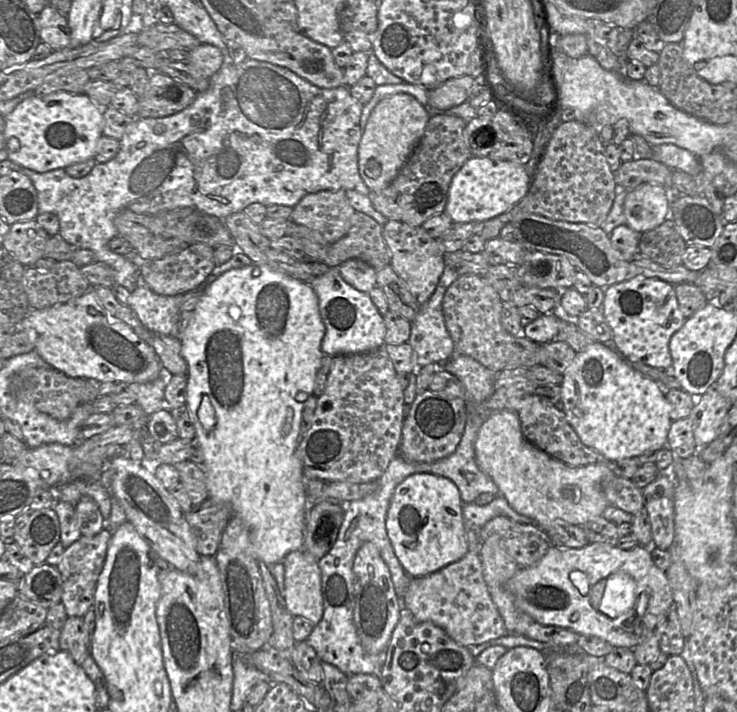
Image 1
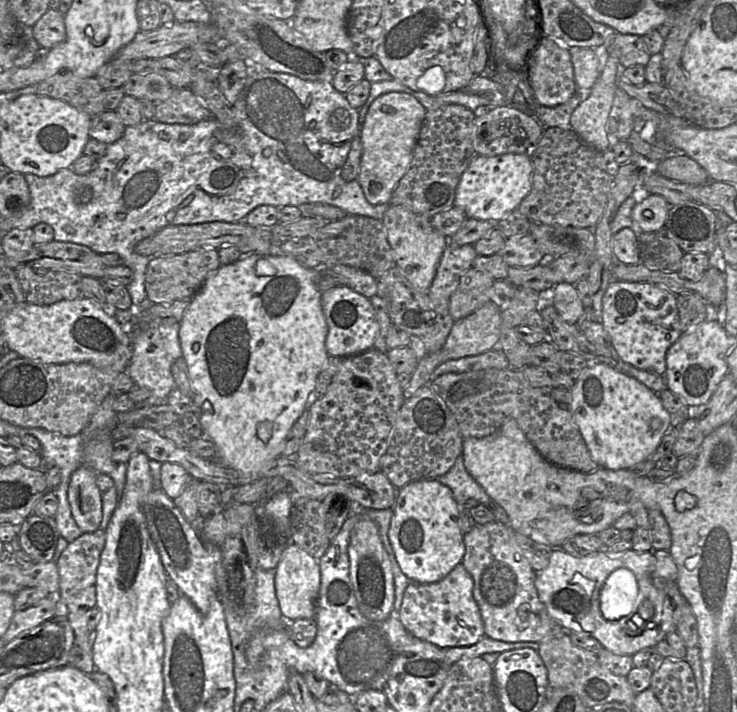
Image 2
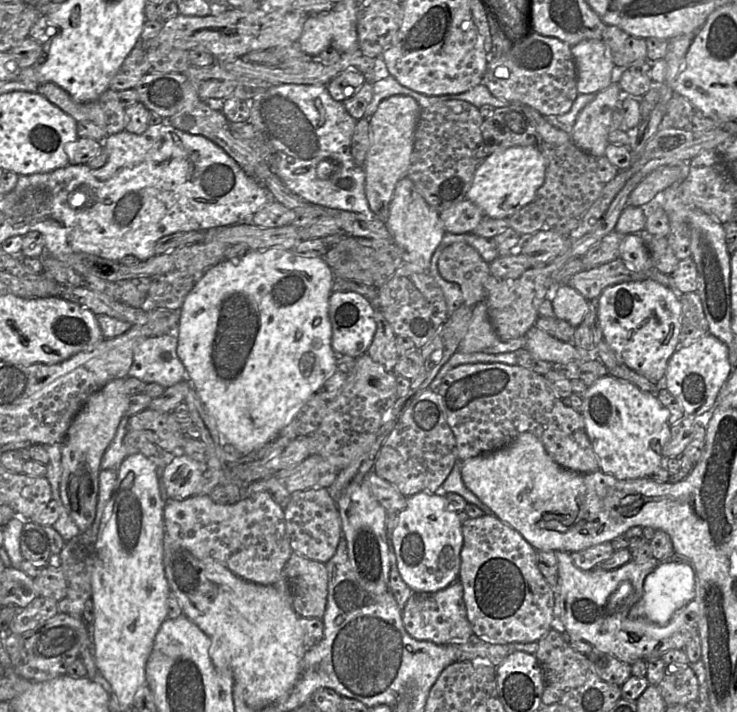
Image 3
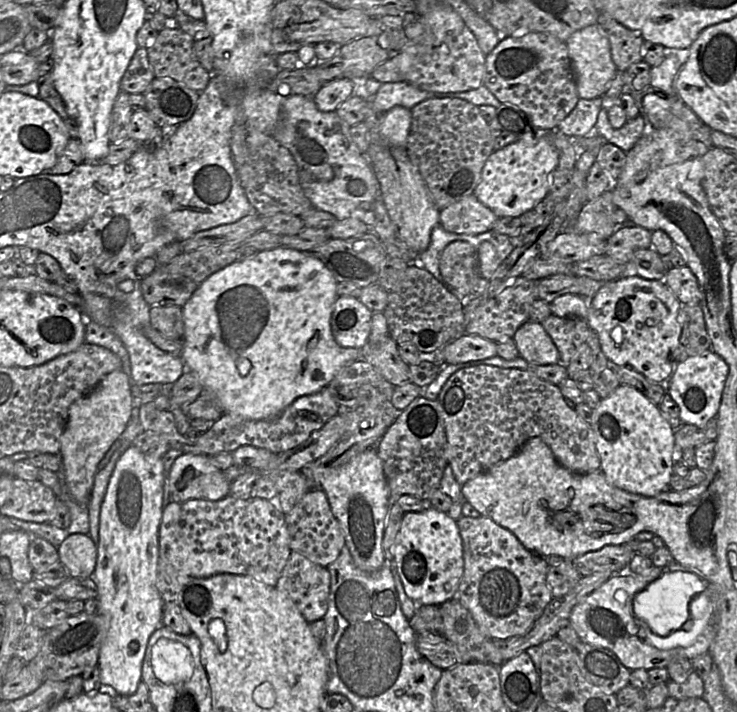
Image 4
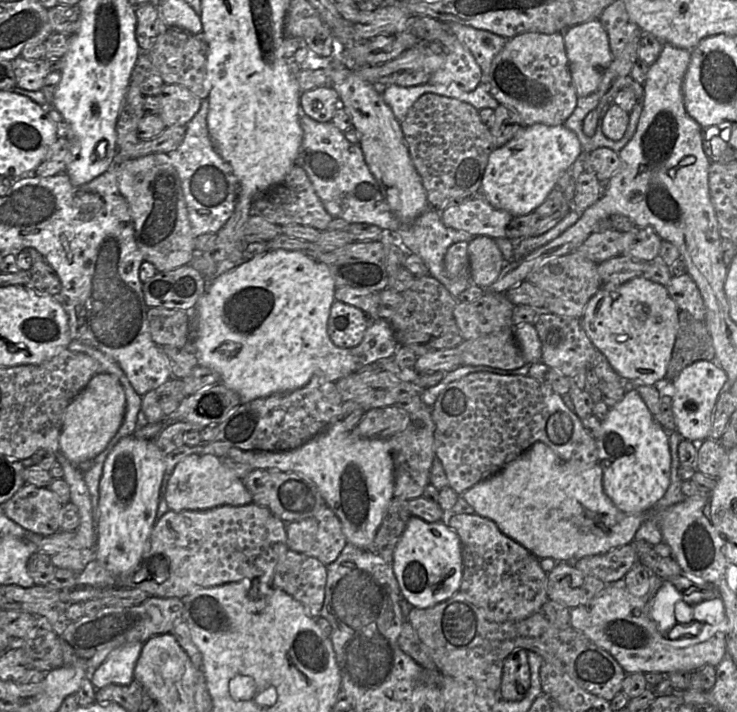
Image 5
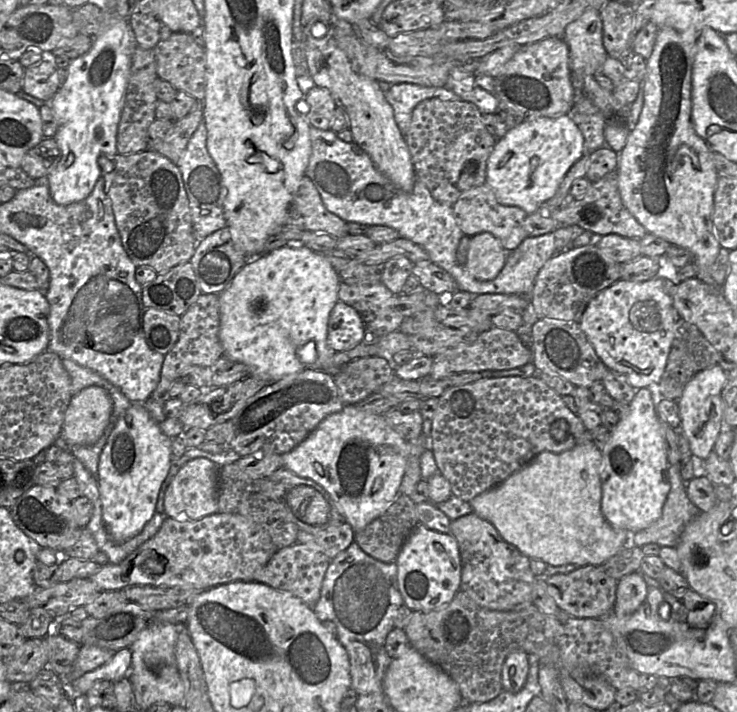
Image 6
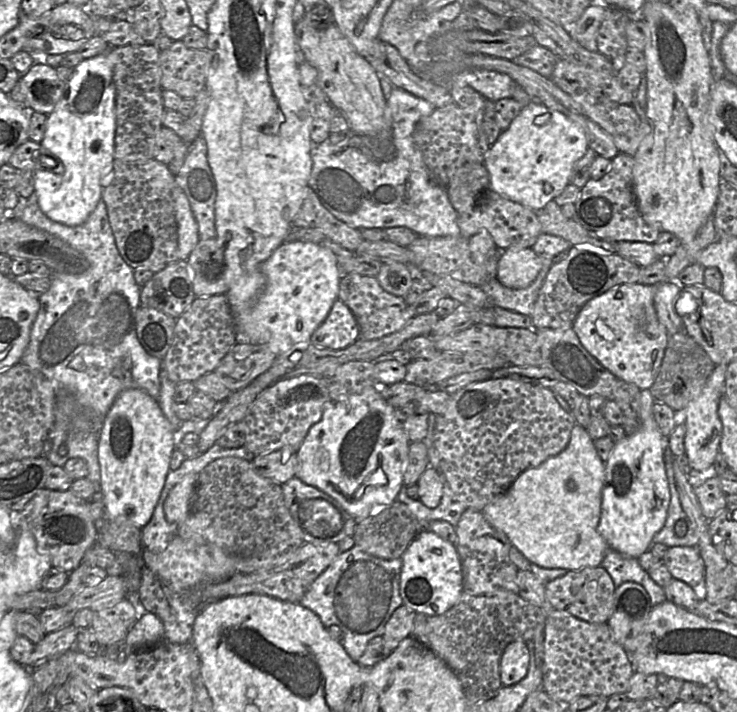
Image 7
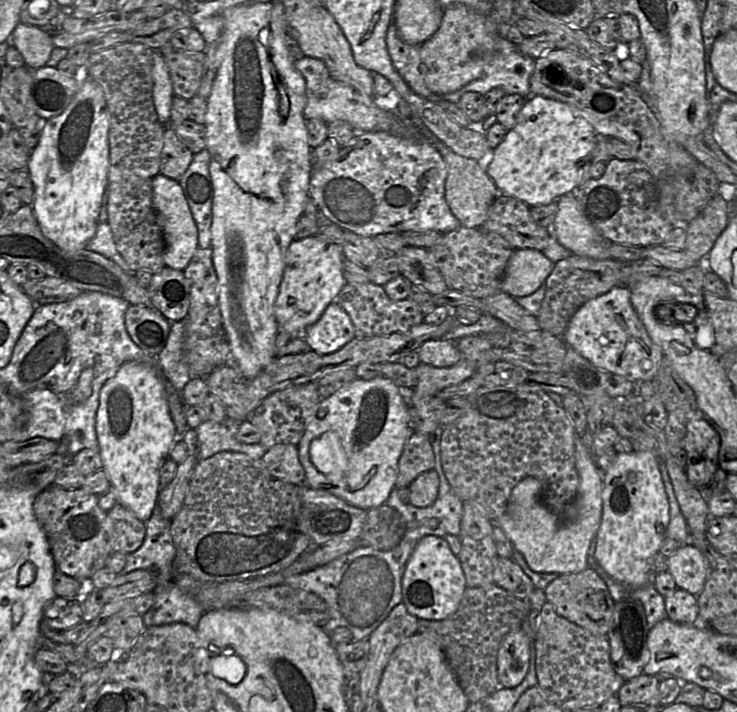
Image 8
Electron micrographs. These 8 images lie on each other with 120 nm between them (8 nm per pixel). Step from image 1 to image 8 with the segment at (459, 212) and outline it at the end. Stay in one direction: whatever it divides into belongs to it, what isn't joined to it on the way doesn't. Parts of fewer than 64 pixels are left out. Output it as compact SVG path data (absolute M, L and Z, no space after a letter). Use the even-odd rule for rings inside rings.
M537 95L526 101L515 127L506 133L500 144L493 150L493 159L486 172L502 195L515 197L529 207L547 205L579 188L580 166L594 149L597 136L594 127L579 109Z

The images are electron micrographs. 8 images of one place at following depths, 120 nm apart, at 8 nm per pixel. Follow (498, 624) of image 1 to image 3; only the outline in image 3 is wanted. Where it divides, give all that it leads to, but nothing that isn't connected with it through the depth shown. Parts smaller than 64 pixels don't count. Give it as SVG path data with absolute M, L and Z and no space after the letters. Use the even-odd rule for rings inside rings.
M459 580L436 592L412 592L401 611L406 632L417 640L447 645L456 641L466 641L474 634L467 618L463 586Z

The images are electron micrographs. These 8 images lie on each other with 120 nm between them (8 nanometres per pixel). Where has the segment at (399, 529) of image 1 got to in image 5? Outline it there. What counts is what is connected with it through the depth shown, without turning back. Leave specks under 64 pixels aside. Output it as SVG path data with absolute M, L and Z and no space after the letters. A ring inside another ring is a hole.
M411 516L396 545L392 566L401 596L414 608L431 608L449 599L460 589L463 574L460 538L447 525L446 519L444 521L429 523L419 517Z

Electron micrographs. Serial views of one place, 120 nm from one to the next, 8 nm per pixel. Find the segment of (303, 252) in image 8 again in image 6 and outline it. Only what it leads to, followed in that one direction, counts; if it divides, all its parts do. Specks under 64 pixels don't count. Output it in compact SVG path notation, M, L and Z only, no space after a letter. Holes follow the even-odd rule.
M284 246L261 256L248 257L248 261L229 286L219 294L221 317L219 337L223 355L245 364L250 376L267 383L299 373L307 367L335 373L331 367L332 358L337 351L328 346L327 333L328 319L338 302L341 282L338 271L331 263L305 246L299 248ZM307 343L313 343L315 348L315 360L312 365L307 365L298 356L299 350Z

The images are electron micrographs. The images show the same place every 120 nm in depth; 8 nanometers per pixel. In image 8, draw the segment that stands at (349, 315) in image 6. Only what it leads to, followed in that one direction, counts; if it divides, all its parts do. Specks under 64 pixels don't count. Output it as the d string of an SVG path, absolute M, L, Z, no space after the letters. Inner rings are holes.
M335 301L330 303L321 317L305 330L304 341L313 352L333 353L355 338L349 315Z

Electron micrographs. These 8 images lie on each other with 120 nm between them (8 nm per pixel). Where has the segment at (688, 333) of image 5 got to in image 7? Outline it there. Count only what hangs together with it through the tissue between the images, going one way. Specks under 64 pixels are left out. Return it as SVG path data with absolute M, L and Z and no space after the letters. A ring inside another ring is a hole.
M688 334L668 335L668 344L657 377L649 389L655 402L667 404L676 412L684 412L688 404L696 398L716 364L706 351Z

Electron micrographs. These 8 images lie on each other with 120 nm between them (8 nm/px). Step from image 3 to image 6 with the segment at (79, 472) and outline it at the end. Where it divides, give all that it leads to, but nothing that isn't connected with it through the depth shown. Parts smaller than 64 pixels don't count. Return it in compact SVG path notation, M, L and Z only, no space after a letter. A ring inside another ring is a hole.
M88 386L74 394L65 411L60 437L68 445L92 445L99 440L112 415L112 401L107 391L100 386Z

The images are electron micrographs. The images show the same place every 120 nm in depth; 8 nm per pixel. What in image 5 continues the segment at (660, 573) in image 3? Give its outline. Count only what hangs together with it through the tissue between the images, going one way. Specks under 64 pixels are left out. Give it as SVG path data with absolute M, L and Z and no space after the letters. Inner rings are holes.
M664 581L652 600L650 617L659 632L667 638L667 634L678 623L675 613L677 602L683 601L681 593L669 581Z

